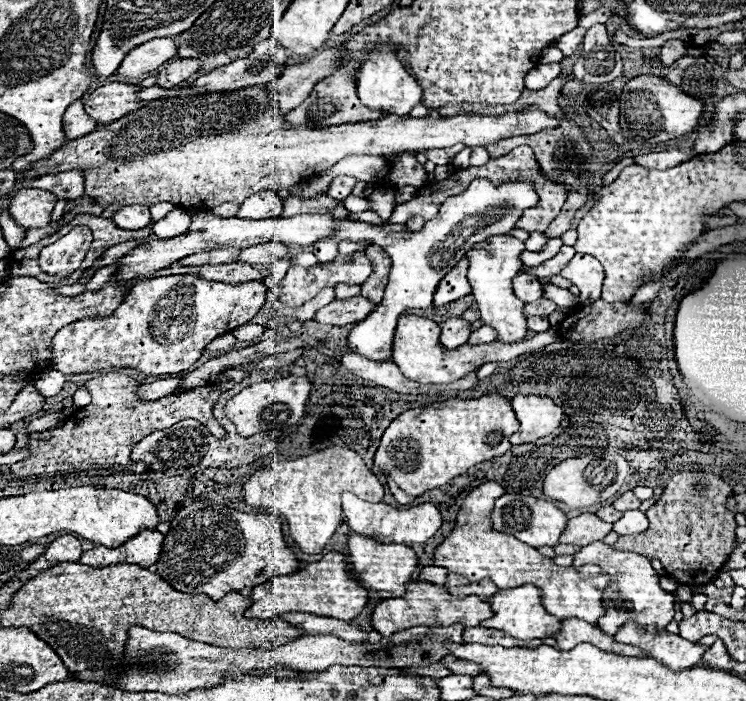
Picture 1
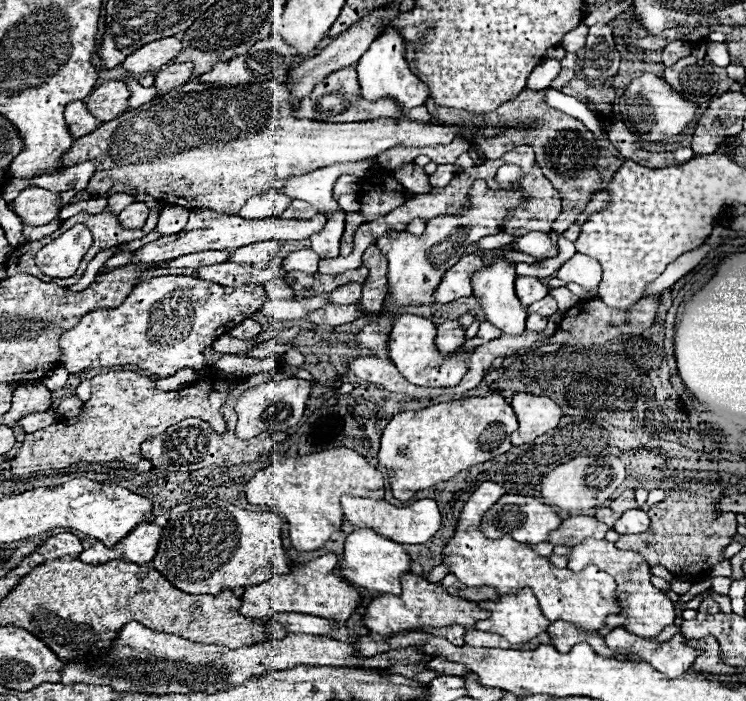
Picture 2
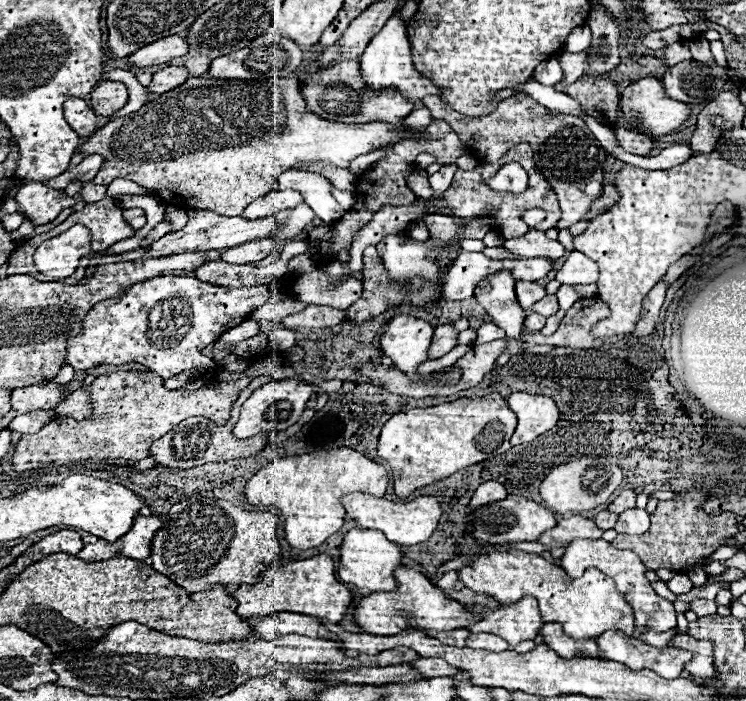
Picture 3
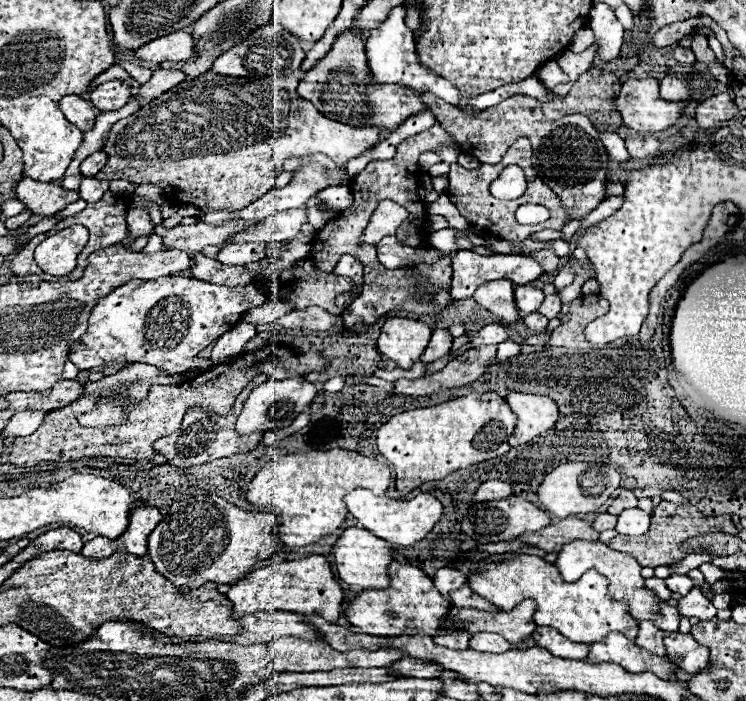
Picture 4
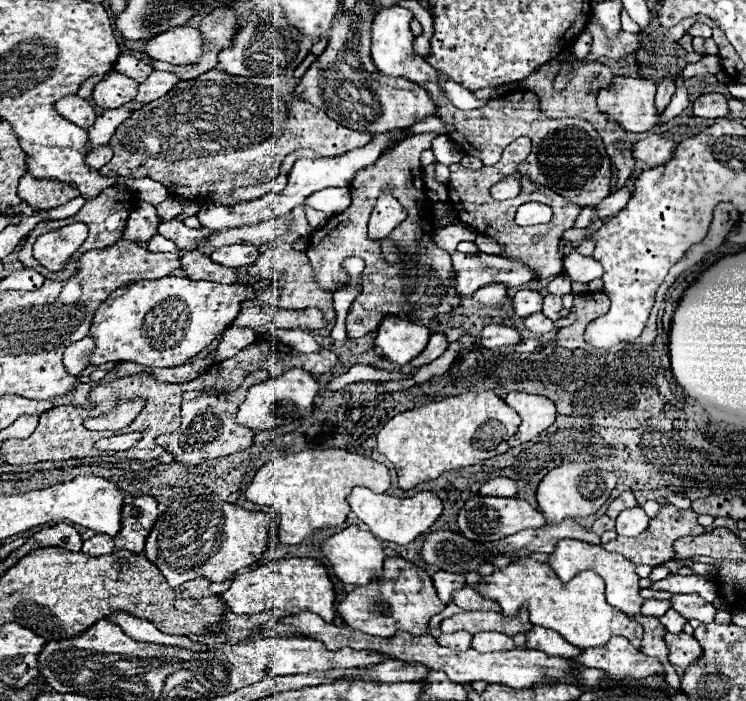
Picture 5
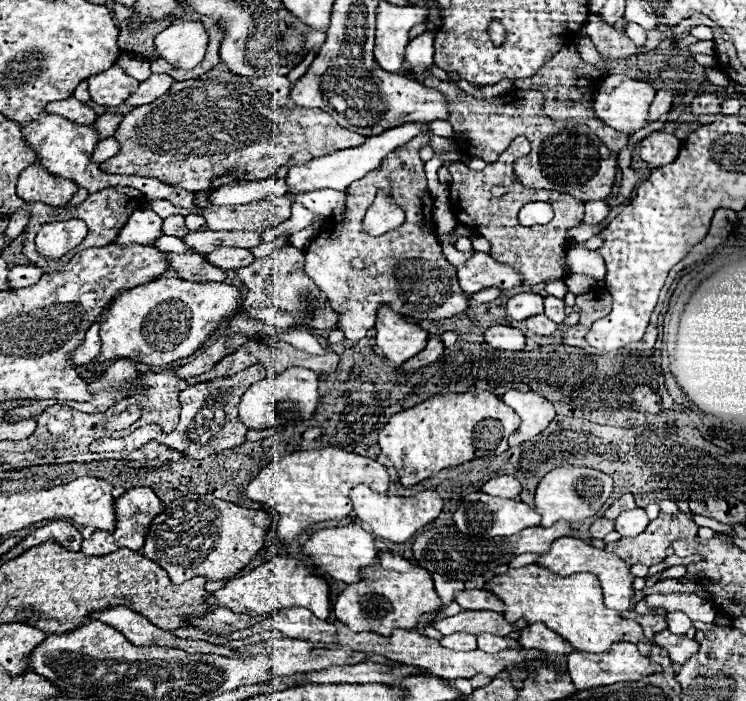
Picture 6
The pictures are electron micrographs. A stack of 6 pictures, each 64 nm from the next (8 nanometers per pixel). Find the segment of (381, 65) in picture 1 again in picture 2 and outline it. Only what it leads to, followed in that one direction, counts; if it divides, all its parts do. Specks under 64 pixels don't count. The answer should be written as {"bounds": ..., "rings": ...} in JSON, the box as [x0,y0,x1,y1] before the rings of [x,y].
{"bounds":[356,28,428,112],"rings":[[[388,28],[382,36],[378,36],[370,44],[366,54],[358,60],[356,72],[358,72],[358,80],[360,80],[360,92],[370,102],[376,102],[382,98],[392,98],[400,108],[404,108],[408,112],[410,108],[424,104],[428,98],[428,86],[410,72],[406,58],[404,58],[404,42],[402,42],[400,34],[392,28]]]}

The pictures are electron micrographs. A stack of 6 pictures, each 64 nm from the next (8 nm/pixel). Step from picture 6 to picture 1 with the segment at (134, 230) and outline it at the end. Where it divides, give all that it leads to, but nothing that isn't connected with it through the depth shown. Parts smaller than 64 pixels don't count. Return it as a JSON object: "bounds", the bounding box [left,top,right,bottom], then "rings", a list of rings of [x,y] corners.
{"bounds":[112,204,150,230],"rings":[[[144,204],[120,206],[120,210],[112,216],[112,220],[116,222],[116,226],[120,226],[124,230],[138,230],[140,226],[150,224],[150,210]]]}

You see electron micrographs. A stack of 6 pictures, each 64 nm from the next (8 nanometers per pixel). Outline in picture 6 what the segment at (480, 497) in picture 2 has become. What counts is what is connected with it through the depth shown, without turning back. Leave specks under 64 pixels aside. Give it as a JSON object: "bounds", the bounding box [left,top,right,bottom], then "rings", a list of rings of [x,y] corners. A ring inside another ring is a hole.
{"bounds":[482,476,650,656],"rings":[[[500,476],[500,478],[492,478],[482,486],[484,494],[490,496],[504,496],[504,498],[516,498],[520,494],[520,482],[516,482],[516,478],[508,478],[508,476]],[[528,564],[524,568],[508,568],[508,572],[496,574],[490,584],[484,584],[484,590],[492,592],[506,604],[504,618],[508,618],[508,622],[516,622],[520,618],[526,618],[528,624],[542,622],[580,652],[604,652],[616,640],[640,644],[640,654],[644,656],[650,652],[650,640],[644,638],[642,626],[634,620],[624,620],[620,612],[604,606],[596,574],[578,572],[568,578],[560,578],[540,564]]]}

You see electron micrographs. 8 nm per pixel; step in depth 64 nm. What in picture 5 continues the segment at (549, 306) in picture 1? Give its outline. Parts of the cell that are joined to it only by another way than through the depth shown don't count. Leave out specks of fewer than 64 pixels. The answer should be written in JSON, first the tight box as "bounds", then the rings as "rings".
{"bounds":[542,294,562,320],"rings":[[[548,294],[544,298],[544,308],[542,308],[542,314],[550,320],[558,320],[560,318],[560,310],[562,310],[562,296],[558,294]]]}

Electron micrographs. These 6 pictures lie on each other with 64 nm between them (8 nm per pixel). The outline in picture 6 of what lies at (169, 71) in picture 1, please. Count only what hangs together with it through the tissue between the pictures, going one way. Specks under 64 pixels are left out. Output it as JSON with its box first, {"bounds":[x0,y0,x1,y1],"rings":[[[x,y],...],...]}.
{"bounds":[126,74,174,106],"rings":[[[152,74],[148,80],[140,82],[140,88],[136,94],[132,94],[126,104],[130,106],[142,106],[142,104],[150,104],[156,98],[160,98],[162,94],[166,94],[170,90],[170,86],[174,84],[174,78],[168,74]]]}

